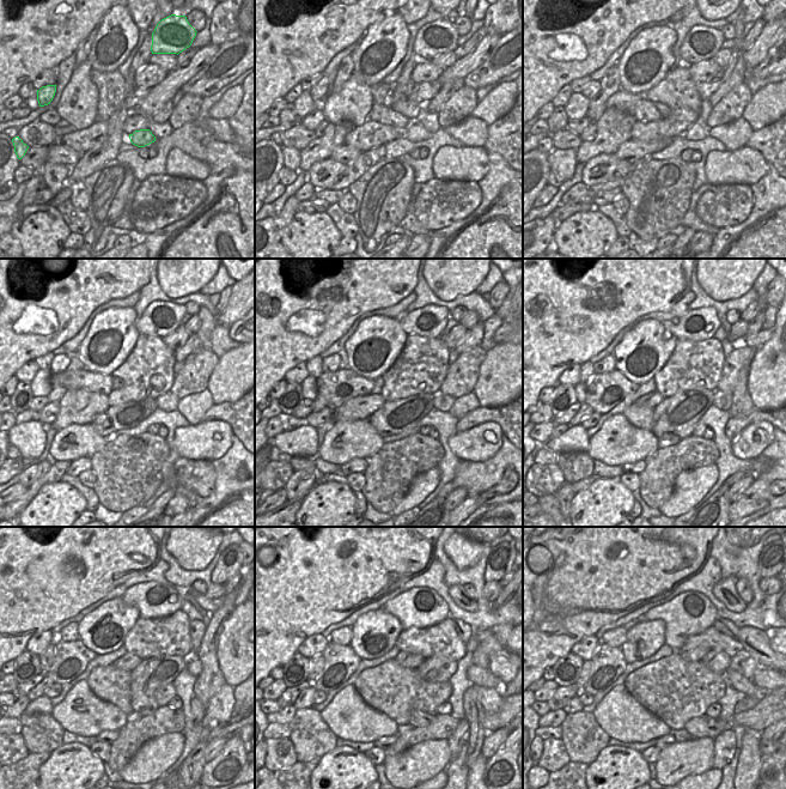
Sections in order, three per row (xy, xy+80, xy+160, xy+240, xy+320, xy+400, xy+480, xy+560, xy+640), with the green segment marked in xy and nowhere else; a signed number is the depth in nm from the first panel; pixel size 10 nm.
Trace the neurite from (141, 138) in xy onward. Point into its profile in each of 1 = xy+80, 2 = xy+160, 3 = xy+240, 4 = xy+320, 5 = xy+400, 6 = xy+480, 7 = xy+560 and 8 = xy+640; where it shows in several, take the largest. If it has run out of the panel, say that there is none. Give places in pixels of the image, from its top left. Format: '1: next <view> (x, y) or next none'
1: next xy+80 (415, 132)
2: next xy+160 (696, 132)
3: next xy+240 (168, 401)
4: next xy+320 (442, 401)
5: next xy+400 (721, 400)
6: next xy+480 (194, 668)
7: next xy+560 (476, 675)
8: next xy+640 (766, 679)

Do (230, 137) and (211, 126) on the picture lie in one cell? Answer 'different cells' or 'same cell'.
same cell

